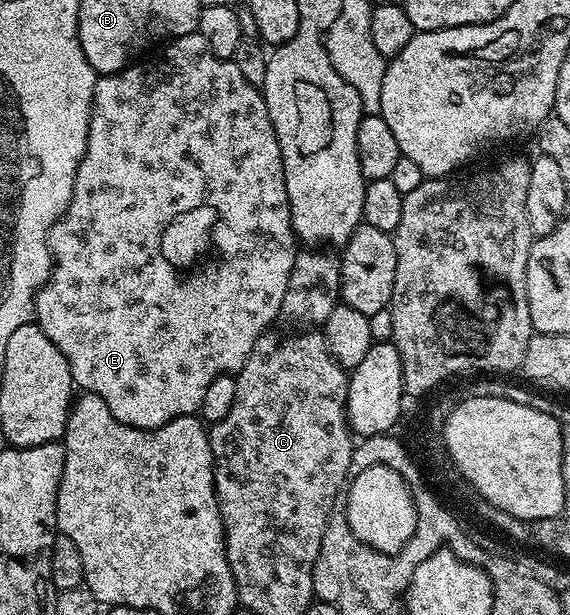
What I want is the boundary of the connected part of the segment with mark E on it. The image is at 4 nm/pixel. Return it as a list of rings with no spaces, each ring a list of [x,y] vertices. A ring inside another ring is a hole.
[[[198,33],[177,35],[165,47],[168,48],[157,59],[148,59],[145,63],[133,62],[122,70],[114,72],[113,75],[100,75],[97,78],[92,98],[92,120],[88,126],[88,140],[84,156],[76,170],[76,180],[70,203],[59,221],[48,231],[48,252],[52,254],[52,273],[44,282],[44,286],[36,292],[34,300],[34,321],[42,329],[42,333],[46,333],[46,337],[50,337],[50,341],[54,341],[54,345],[58,345],[62,357],[66,357],[66,361],[70,365],[73,384],[77,388],[84,387],[80,389],[89,395],[102,397],[102,401],[106,401],[110,413],[114,413],[114,417],[118,421],[131,427],[145,429],[161,427],[164,423],[169,423],[170,420],[183,415],[196,415],[202,405],[202,397],[206,397],[206,389],[210,389],[210,381],[214,381],[219,375],[232,375],[240,372],[246,357],[254,349],[256,340],[269,330],[268,322],[280,315],[282,297],[286,297],[286,285],[298,254],[298,248],[296,248],[298,239],[292,230],[291,207],[288,204],[286,181],[283,175],[282,153],[279,151],[278,137],[275,135],[274,125],[270,121],[270,113],[264,104],[261,88],[250,85],[250,81],[246,81],[246,77],[242,77],[242,69],[238,69],[235,61],[219,59],[210,49],[210,45],[206,45],[206,41]]]

